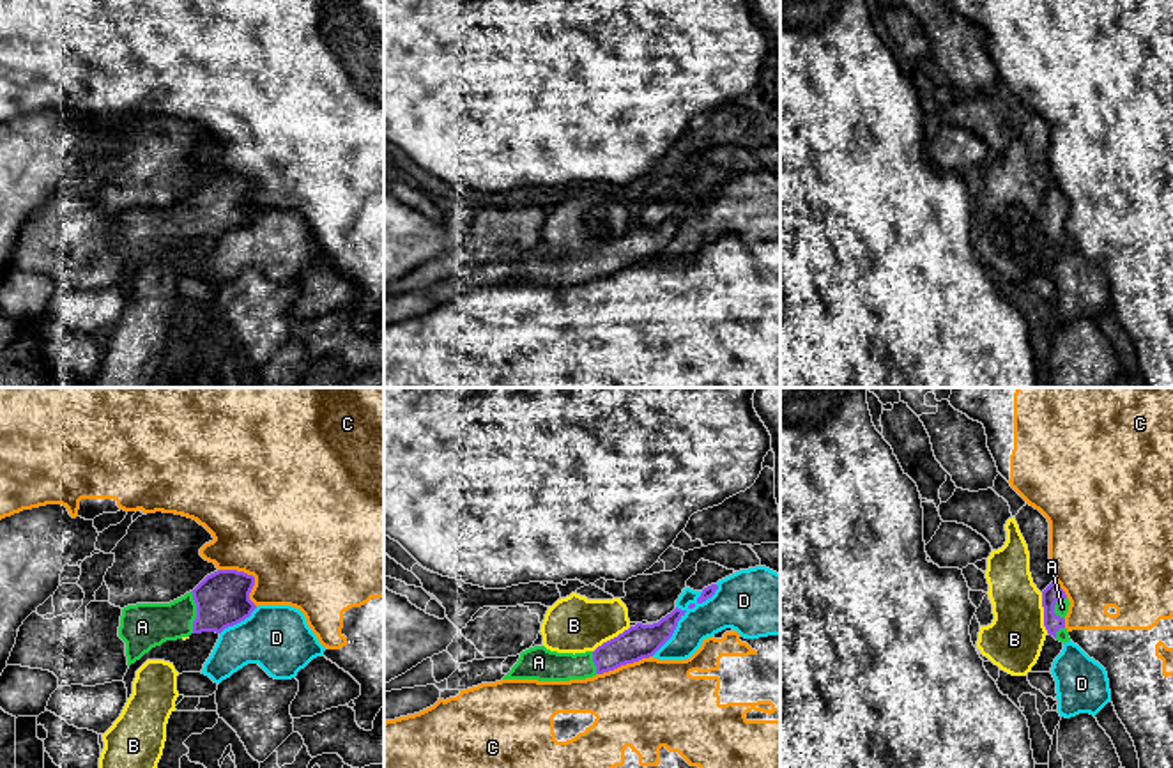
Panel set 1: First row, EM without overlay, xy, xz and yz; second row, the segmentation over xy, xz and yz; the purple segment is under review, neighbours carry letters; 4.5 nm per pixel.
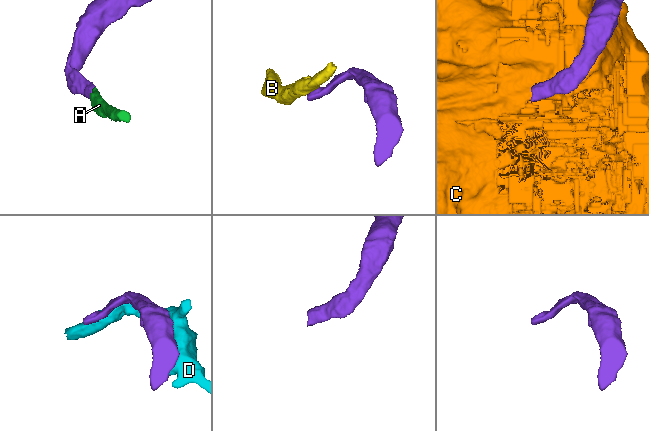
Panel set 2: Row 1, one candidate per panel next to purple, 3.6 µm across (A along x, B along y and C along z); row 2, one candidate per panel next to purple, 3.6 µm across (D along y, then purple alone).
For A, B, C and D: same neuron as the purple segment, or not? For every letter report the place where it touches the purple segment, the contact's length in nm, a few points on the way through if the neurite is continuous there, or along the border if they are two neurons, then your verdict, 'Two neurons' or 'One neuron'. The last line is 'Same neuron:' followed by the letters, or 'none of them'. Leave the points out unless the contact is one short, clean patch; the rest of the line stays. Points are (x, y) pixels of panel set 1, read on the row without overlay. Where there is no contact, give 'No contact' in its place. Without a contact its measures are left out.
A: Touches purple at xy (197, 216). Shared border 190 nm. Path across: xy (222, 202), (197, 216), (172, 225), (144, 229). One neuron
B: Touches purple at yz (1044, 216). Shared border 190 nm. Boundary: yz (1041, 197), (1042, 229), (1048, 236). Two neurons
C: Touches purple at xy (250, 179). Shared border 260 nm. Two neurons
D: Touches purple at xz (683, 218). Shared border 440 nm. Two neurons
Same neuron: A

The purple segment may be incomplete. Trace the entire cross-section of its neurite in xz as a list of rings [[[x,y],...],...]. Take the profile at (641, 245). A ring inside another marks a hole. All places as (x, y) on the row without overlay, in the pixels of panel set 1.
[[[676,211],[658,227],[637,227],[594,255],[573,258],[550,255],[545,250],[529,251],[502,283],[586,283],[649,262],[672,241],[685,216]]]

